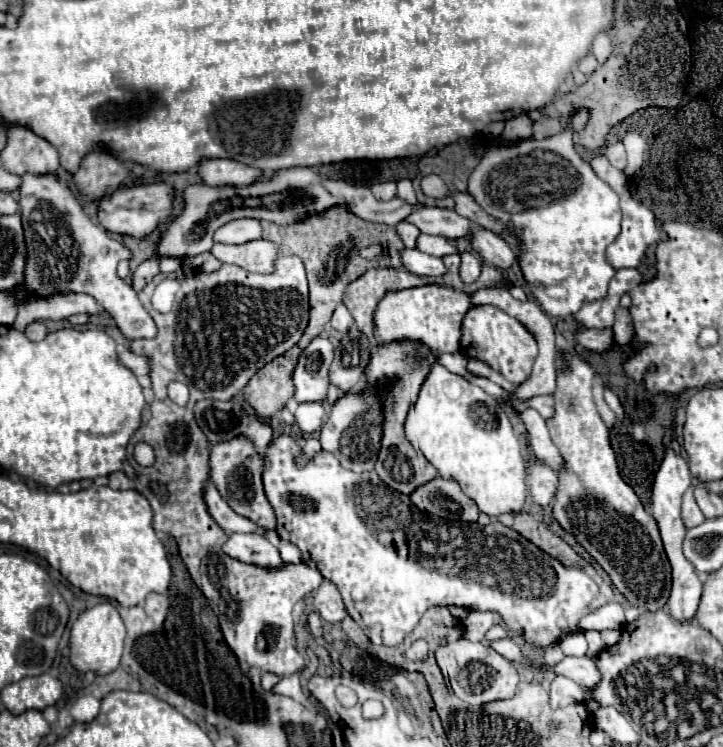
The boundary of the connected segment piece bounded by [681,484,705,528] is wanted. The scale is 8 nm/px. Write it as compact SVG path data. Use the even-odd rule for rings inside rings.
M695 484L689 486L687 492L683 494L683 510L681 510L681 516L683 516L683 522L685 522L687 528L695 528L697 524L703 524L703 520L705 520L703 514L701 514L701 510L699 510L699 506L697 506L697 502L695 502L693 492L695 492Z

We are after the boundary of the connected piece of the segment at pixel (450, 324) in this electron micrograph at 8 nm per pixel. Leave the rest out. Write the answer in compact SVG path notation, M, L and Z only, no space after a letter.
M431 284L421 288L409 288L401 292L389 292L377 306L377 340L381 342L421 342L433 352L457 352L461 340L461 320L469 310L471 300L465 292L449 286Z

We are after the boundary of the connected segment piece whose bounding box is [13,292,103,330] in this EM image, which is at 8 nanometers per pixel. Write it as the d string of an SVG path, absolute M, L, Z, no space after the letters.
M65 292L65 294L53 294L49 298L31 294L25 302L17 306L19 314L15 318L13 328L25 330L29 322L35 320L63 320L73 314L99 314L103 308L93 300L89 294L75 294L75 292Z

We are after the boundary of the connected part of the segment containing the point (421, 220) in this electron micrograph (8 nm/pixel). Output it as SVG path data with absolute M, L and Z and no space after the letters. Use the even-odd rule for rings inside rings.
M417 206L405 220L415 224L423 234L437 234L449 240L469 238L469 228L473 226L471 220L465 220L455 210L427 206Z

